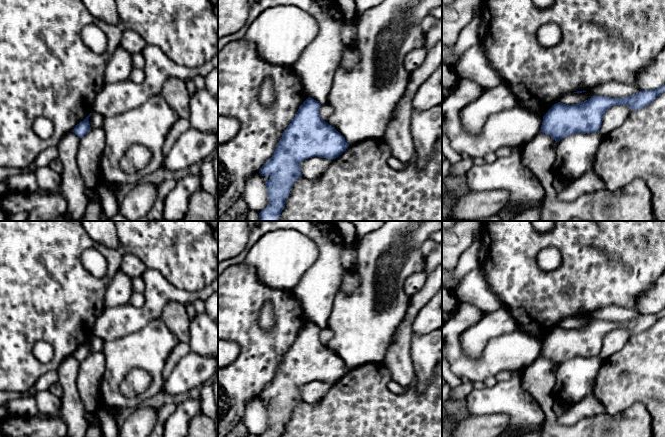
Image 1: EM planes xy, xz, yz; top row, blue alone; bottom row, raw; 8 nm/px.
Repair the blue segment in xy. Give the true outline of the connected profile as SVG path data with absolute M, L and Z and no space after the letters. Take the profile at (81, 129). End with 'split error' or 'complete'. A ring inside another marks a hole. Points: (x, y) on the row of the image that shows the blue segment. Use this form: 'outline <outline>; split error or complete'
outline M90 113L83 121L81 121L79 124L75 126L75 128L72 130L73 133L75 133L79 138L82 138L84 135L86 135L90 130L90 124L89 124L89 117L92 113Z; complete

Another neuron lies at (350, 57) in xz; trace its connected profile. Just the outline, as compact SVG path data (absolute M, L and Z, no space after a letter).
M355 44L346 46L342 53L342 57L339 63L340 68L345 70L353 69L359 63L359 51Z

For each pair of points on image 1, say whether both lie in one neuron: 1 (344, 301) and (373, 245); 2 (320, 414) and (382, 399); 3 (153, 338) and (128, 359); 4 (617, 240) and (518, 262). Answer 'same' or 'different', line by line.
1: same
2: same
3: same
4: same

